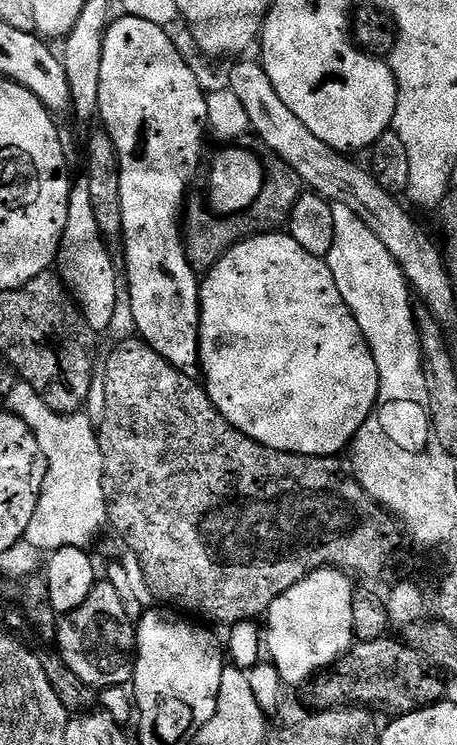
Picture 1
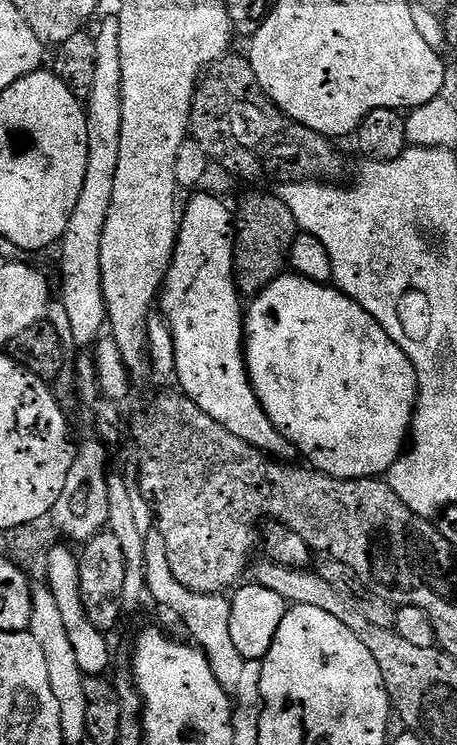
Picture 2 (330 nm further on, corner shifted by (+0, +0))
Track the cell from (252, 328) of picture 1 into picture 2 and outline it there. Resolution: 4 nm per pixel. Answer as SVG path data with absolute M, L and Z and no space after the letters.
M285 274L279 276L266 290L262 290L247 305L244 318L244 361L248 364L248 377L252 379L252 389L262 406L262 410L274 422L274 426L291 442L293 449L305 456L307 463L317 472L325 472L339 480L370 480L383 477L393 468L406 448L412 430L412 415L416 412L418 390L418 374L414 370L414 362L382 330L382 326L358 302L354 302L345 292L331 283L319 284L305 276Z

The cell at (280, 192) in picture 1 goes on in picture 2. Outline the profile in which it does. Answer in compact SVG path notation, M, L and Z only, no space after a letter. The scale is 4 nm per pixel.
M256 192L248 196L234 212L236 237L236 287L241 297L255 298L279 276L285 275L292 258L292 247L298 235L296 219L290 206L279 195Z

